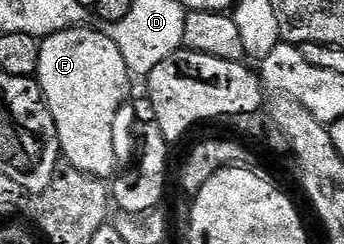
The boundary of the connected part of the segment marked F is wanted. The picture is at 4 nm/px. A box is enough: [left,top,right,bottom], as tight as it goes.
[38,25,130,181]

